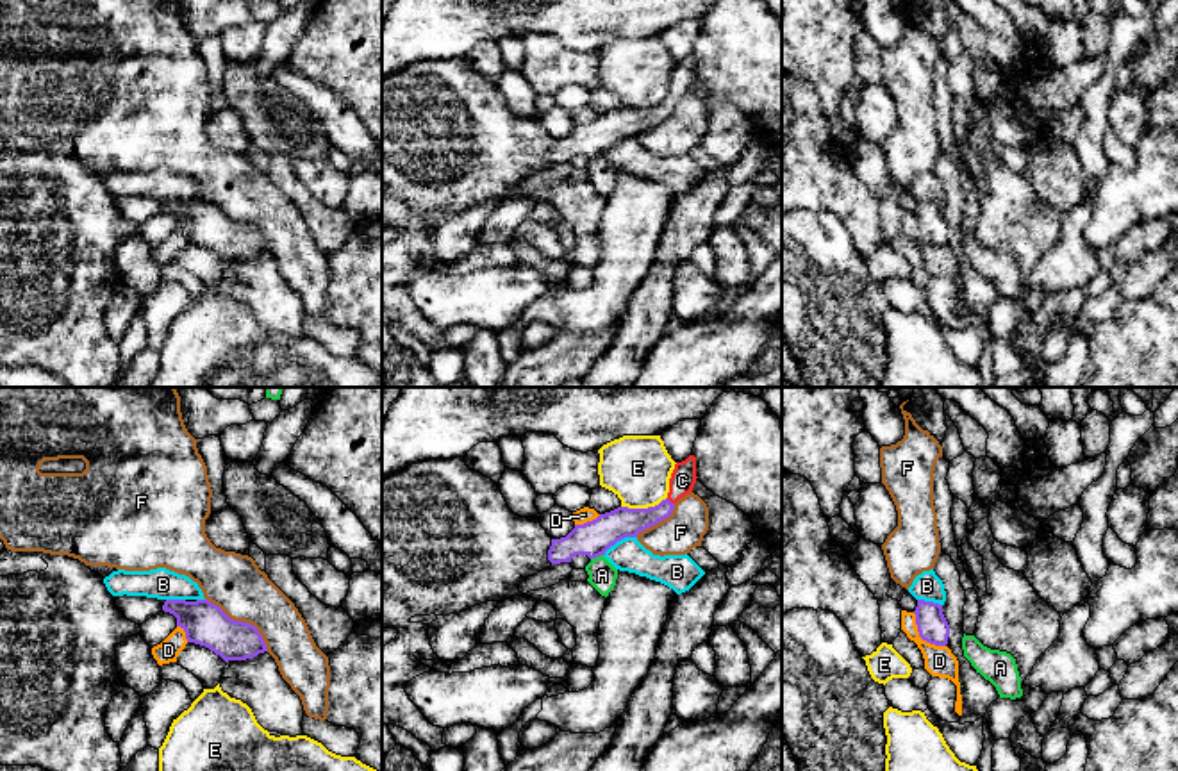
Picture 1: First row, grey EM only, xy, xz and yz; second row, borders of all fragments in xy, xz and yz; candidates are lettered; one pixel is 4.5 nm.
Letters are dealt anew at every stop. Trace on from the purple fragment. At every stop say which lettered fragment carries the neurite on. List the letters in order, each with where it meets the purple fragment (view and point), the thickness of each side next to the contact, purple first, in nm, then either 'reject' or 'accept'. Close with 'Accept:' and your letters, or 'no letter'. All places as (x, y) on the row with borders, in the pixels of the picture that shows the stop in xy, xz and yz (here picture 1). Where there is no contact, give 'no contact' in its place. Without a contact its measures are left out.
A: xz (597, 555) | 160/130 nm | reject
B: xz (618, 539) | 160/150 nm | reject
C: xz (668, 500) | 140/120 nm | accept
D: yz (921, 638) | 140/140 nm | reject
E: xz (643, 509) | 150/300 nm | reject
F: xy (241, 621) | 190/260 nm | reject
Accept: C

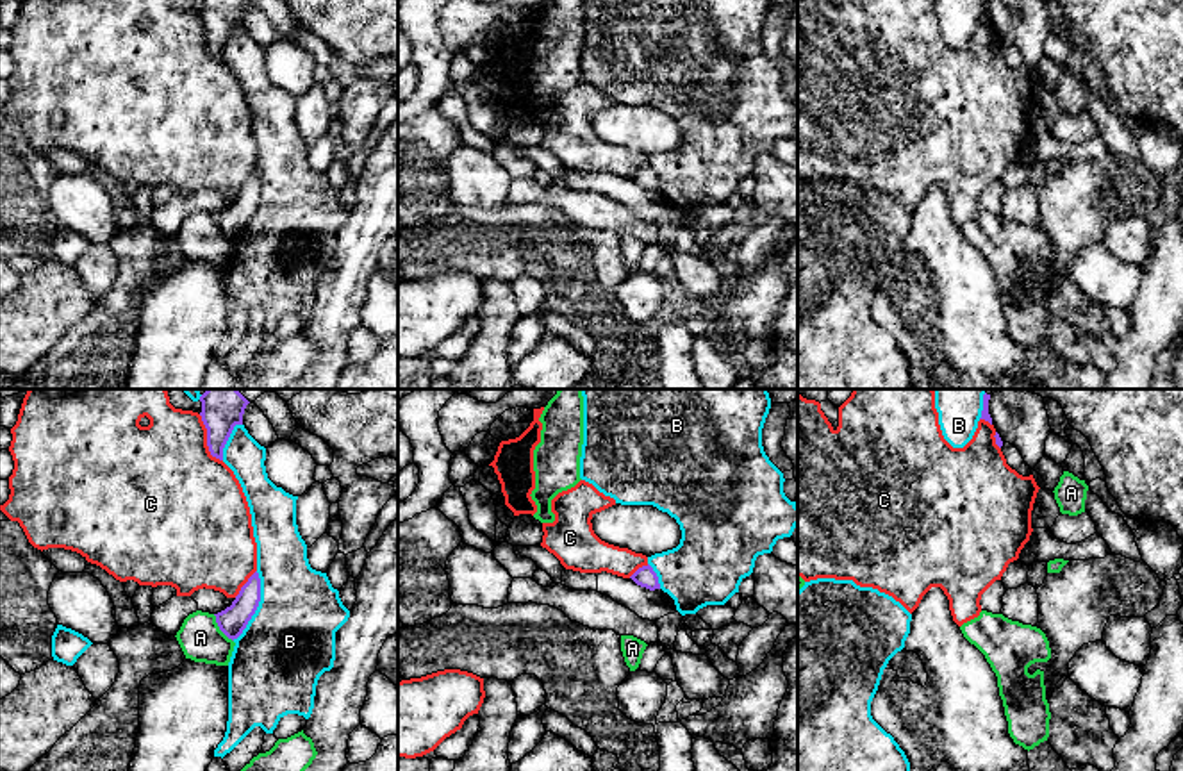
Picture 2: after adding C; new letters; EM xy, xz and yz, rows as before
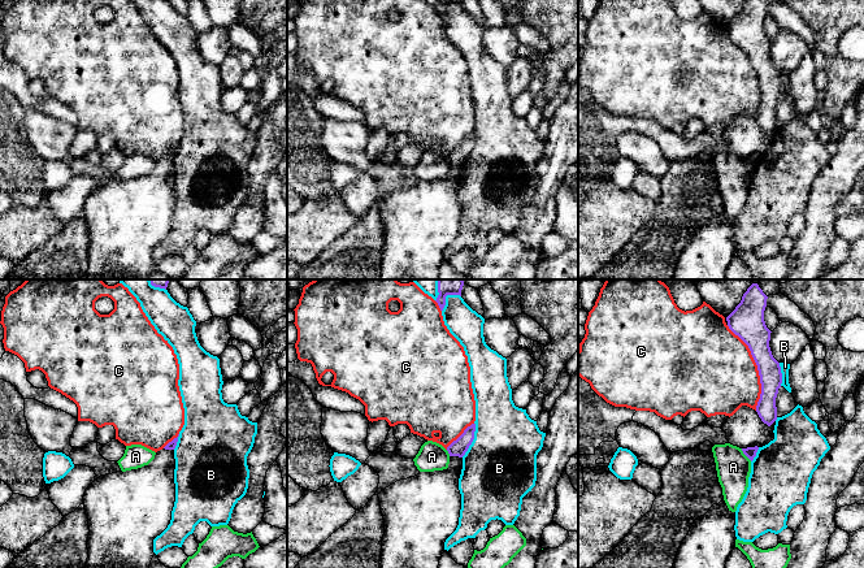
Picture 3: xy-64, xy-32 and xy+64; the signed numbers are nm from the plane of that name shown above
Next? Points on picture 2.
A: xy (220, 629) | 120/190 nm | reject
B: xy (257, 605) | 120/400 nm | reject
C: xy (207, 439) | 190/460 nm | reject
Accept: no letter

